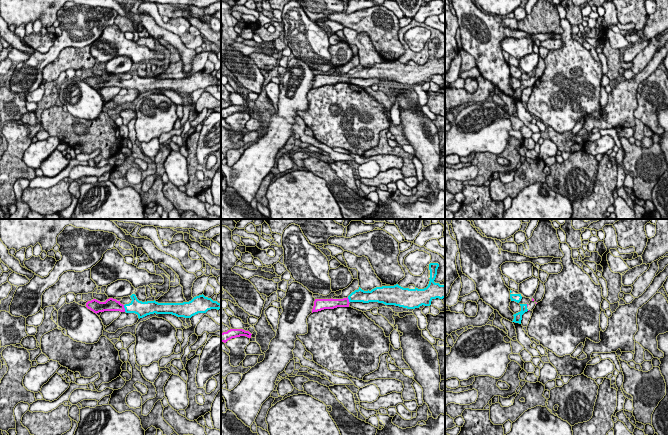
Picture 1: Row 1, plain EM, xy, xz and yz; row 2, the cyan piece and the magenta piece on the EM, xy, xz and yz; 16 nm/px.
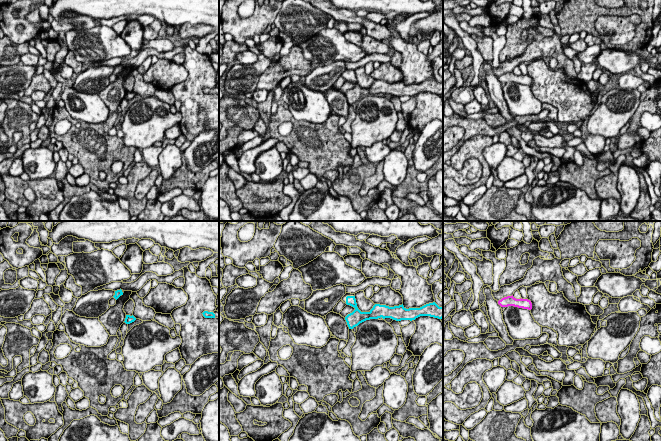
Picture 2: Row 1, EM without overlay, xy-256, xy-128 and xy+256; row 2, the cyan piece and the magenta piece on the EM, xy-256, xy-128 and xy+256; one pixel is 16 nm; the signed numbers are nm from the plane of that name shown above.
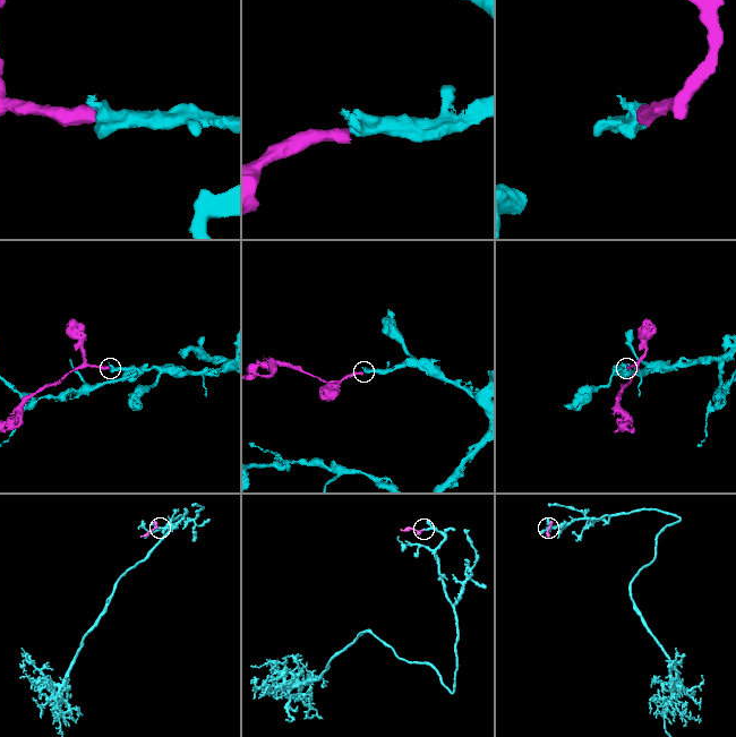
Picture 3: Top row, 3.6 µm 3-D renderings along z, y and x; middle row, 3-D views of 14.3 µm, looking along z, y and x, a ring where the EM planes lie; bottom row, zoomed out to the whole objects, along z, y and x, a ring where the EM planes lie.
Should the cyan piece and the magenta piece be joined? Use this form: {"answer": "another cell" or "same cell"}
{"answer": "same cell"}

